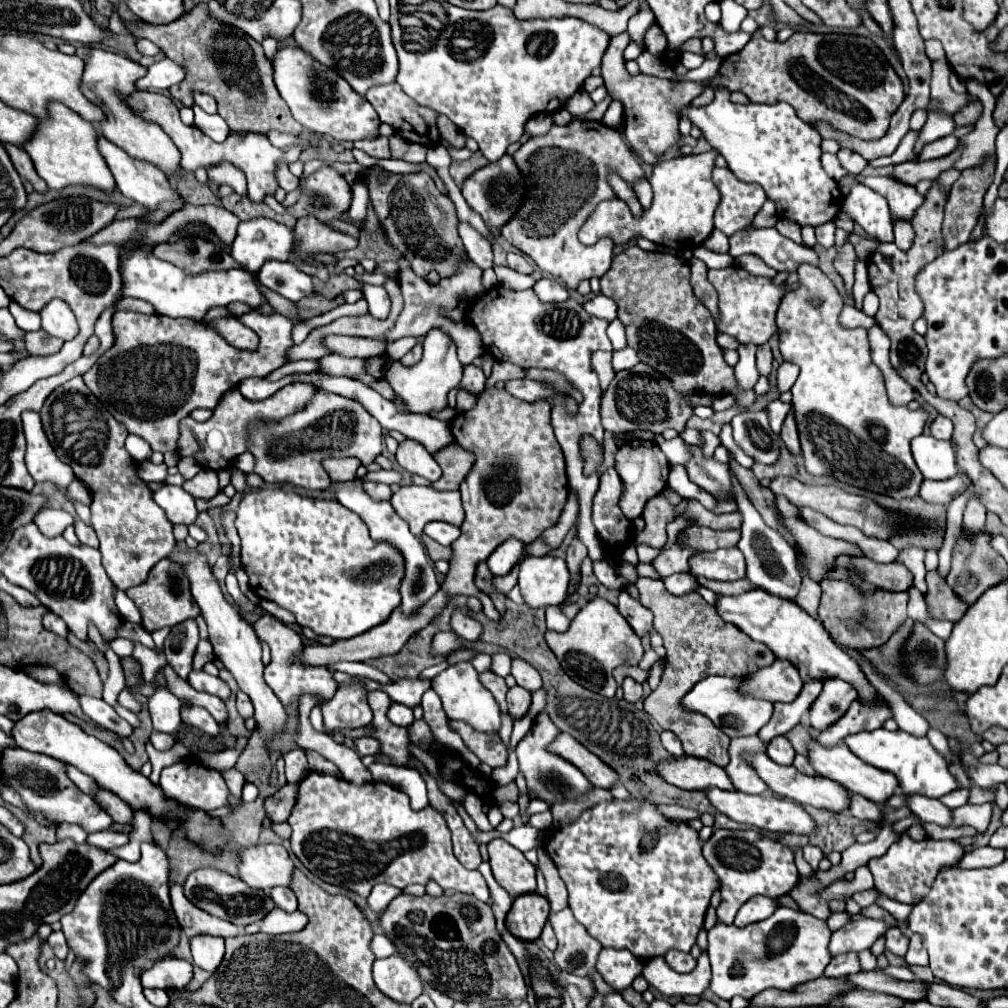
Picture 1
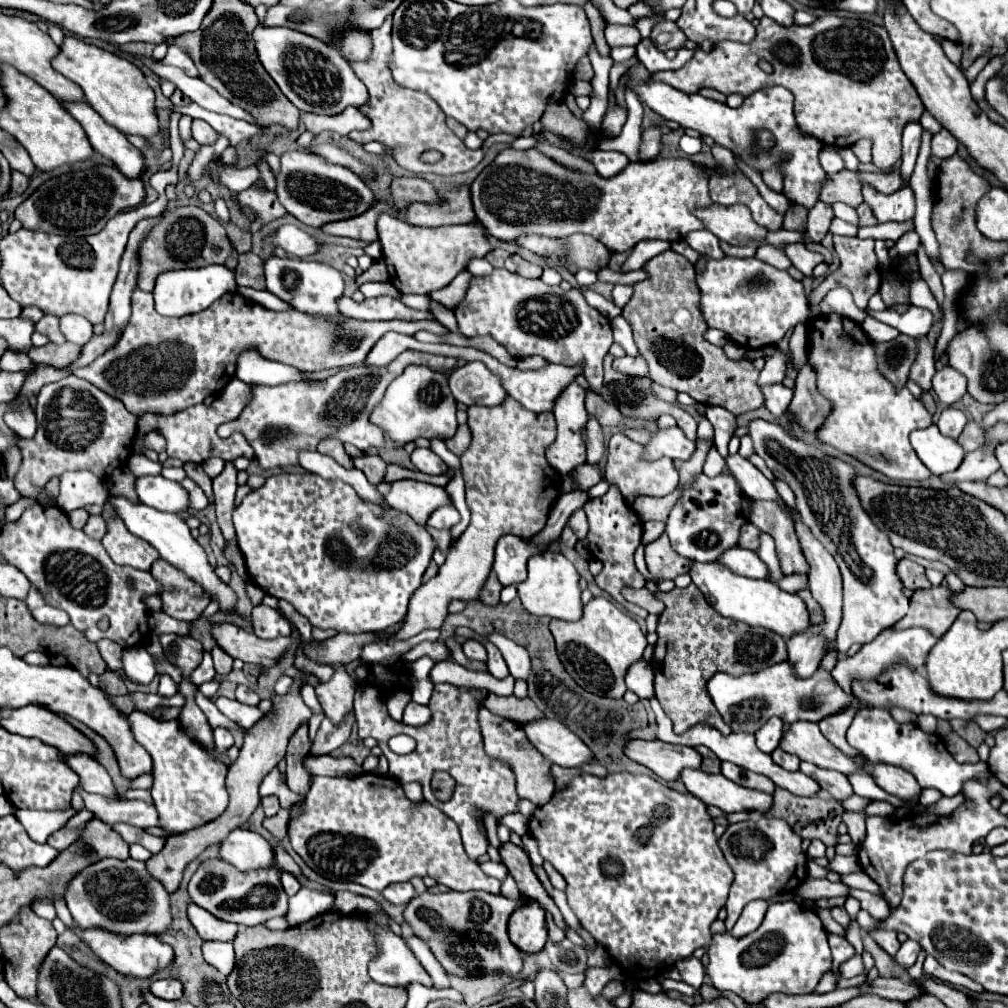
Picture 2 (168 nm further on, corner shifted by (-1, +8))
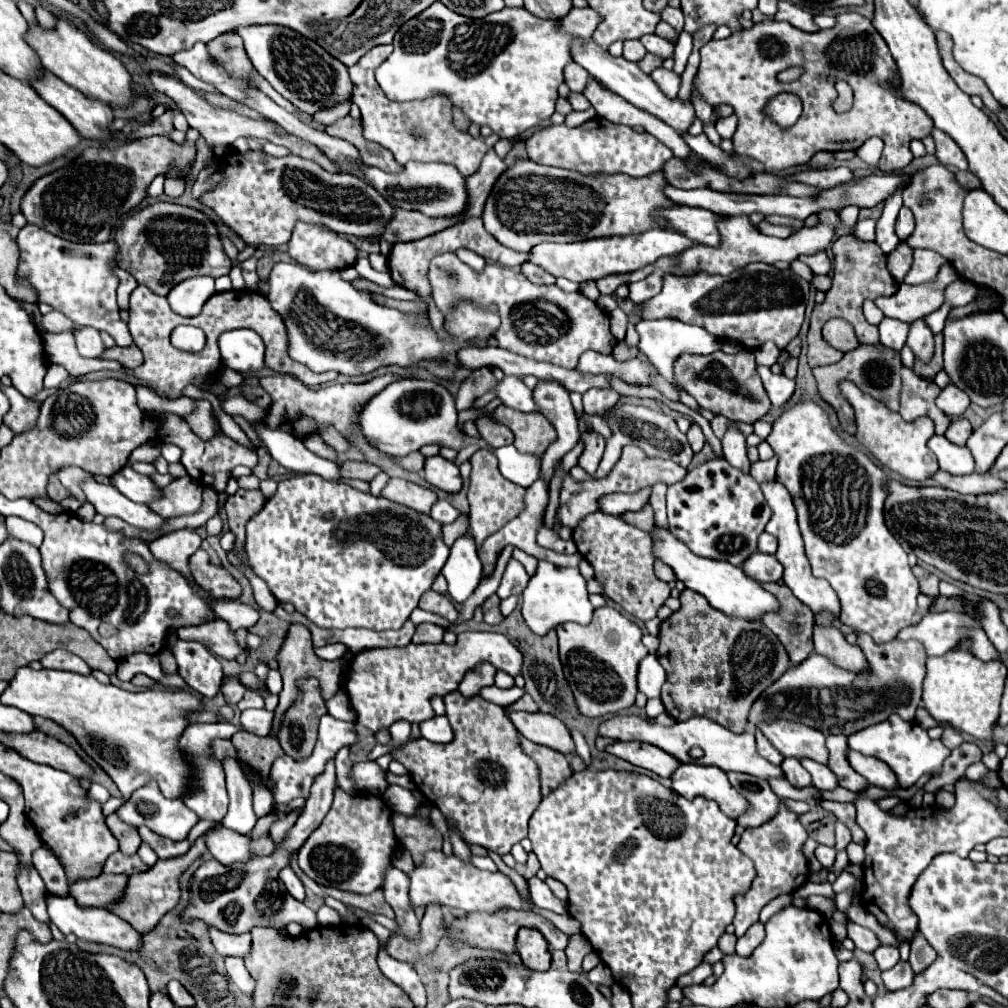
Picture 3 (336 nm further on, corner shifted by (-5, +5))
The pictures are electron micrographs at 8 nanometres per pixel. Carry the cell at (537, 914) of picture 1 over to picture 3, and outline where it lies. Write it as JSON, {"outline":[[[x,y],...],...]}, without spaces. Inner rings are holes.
{"outline":[[[520,928],[516,936],[516,950],[526,968],[548,970],[550,968],[550,948],[546,938],[536,928]]]}

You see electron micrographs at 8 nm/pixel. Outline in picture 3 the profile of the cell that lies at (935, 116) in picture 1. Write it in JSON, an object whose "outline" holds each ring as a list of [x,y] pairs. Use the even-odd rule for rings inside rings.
{"outline":[[[950,262],[940,266],[938,278],[934,284],[920,284],[912,286],[900,284],[898,292],[888,298],[876,298],[876,306],[884,312],[884,316],[898,318],[902,322],[914,322],[918,318],[924,318],[926,314],[938,310],[944,304],[944,286],[954,282],[958,278],[954,266]]]}

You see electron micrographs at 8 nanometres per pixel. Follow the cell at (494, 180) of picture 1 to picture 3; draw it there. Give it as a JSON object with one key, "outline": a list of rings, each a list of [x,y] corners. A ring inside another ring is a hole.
{"outline":[[[516,158],[510,168],[500,174],[496,180],[484,212],[482,220],[486,230],[504,246],[516,252],[528,252],[532,246],[540,242],[580,242],[590,238],[606,238],[606,236],[638,236],[652,228],[660,228],[656,222],[658,210],[668,210],[676,206],[666,194],[664,188],[668,180],[664,172],[652,172],[642,178],[632,178],[628,174],[580,174],[576,170],[544,166],[530,158]]]}

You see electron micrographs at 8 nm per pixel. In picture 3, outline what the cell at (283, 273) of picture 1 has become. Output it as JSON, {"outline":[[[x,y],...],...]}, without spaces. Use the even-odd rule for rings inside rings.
{"outline":[[[278,262],[270,272],[268,300],[288,326],[288,340],[294,360],[304,362],[312,372],[338,370],[346,376],[366,374],[386,364],[420,364],[438,378],[452,378],[456,360],[454,352],[464,346],[486,346],[486,338],[498,328],[500,318],[494,308],[480,310],[470,302],[462,302],[446,316],[444,328],[456,336],[454,342],[440,340],[436,332],[414,326],[416,314],[402,314],[394,308],[376,304],[368,292],[358,292],[338,272],[312,272],[296,262]],[[444,358],[446,366],[436,366],[428,360]]]}

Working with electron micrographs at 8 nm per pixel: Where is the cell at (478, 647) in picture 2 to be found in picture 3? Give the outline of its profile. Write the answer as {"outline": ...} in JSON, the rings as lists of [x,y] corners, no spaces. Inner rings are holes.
{"outline":[[[480,662],[478,668],[472,668],[466,672],[458,690],[468,698],[476,696],[482,686],[494,684],[494,674],[496,674],[496,668],[490,662]]]}

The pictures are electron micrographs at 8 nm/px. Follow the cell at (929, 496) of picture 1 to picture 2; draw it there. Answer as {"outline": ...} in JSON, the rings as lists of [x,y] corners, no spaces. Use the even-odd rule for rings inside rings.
{"outline":[[[986,441],[980,449],[968,453],[962,461],[962,465],[948,475],[942,475],[944,481],[954,483],[954,481],[984,481],[988,479],[992,473],[996,473],[1000,469],[1000,463],[994,455],[996,447],[1000,445],[1000,441]]]}

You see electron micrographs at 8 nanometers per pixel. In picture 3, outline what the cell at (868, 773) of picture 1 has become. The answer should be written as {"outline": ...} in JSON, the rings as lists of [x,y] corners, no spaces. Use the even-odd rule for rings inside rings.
{"outline":[[[772,722],[760,726],[764,736],[772,742],[772,746],[782,756],[794,758],[810,758],[820,764],[828,762],[826,738],[820,730],[812,730],[798,722]]]}

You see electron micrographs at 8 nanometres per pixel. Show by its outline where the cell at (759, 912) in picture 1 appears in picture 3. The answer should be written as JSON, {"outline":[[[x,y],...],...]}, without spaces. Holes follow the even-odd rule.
{"outline":[[[756,922],[748,928],[748,932],[744,936],[738,938],[736,942],[736,954],[740,956],[748,956],[752,954],[752,950],[764,940],[764,924],[762,922]]]}

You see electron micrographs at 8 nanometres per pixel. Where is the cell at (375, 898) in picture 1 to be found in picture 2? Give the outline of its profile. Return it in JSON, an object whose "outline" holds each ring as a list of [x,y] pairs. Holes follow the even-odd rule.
{"outline":[[[392,883],[388,885],[382,895],[394,903],[394,905],[400,905],[400,903],[408,903],[408,899],[414,897],[414,887],[410,883]]]}

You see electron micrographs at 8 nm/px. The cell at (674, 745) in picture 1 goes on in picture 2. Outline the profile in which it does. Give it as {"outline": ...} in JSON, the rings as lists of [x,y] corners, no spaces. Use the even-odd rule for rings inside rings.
{"outline":[[[698,746],[695,748],[702,756],[701,769],[705,772],[717,774],[721,771],[721,761],[708,749],[704,746]],[[707,760],[707,761],[704,761]]]}

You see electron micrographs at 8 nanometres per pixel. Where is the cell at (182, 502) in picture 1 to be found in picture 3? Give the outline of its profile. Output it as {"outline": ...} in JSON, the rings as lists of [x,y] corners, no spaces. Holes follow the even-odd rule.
{"outline":[[[122,468],[116,474],[112,474],[112,484],[130,500],[140,502],[140,504],[150,504],[154,500],[162,498],[162,488],[154,484],[152,478],[140,476],[132,468]]]}

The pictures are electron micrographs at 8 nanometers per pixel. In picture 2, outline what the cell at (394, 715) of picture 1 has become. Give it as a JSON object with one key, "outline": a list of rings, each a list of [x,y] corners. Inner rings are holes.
{"outline":[[[410,701],[408,707],[404,709],[404,723],[414,725],[414,727],[422,727],[428,721],[432,721],[432,711],[426,705],[418,705],[418,703]]]}

